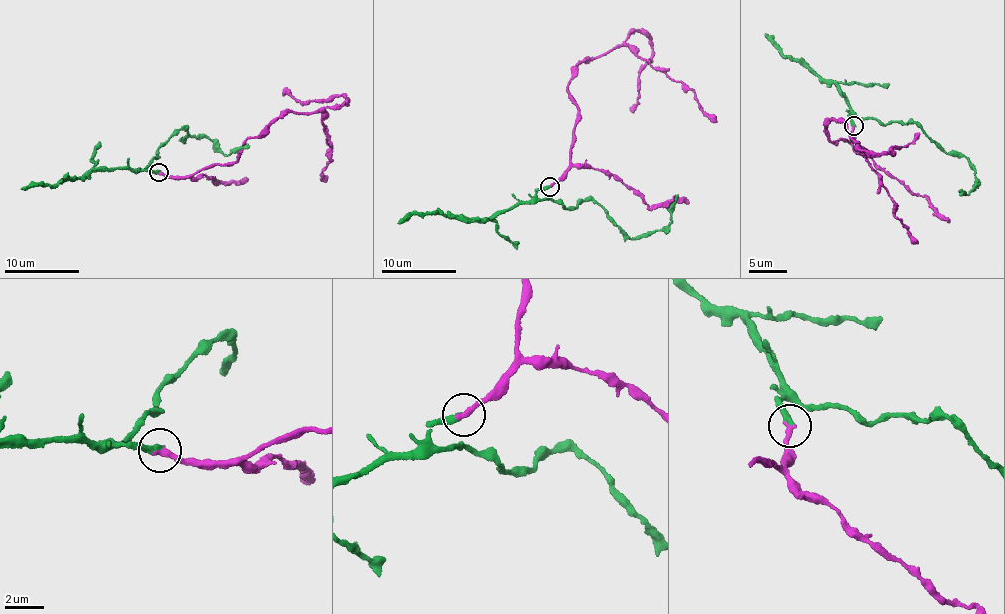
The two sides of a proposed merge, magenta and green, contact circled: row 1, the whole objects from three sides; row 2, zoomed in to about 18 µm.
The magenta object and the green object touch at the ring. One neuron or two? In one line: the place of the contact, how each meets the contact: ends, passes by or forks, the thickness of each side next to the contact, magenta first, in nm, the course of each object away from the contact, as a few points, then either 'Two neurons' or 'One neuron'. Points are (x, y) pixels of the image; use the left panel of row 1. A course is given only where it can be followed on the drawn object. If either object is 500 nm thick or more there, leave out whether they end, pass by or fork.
Place: (158, 172). At the ring magenta ends. At the ring green ends. Thickness 320 nm (magenta) against 360 nm. Course of magenta: (158, 172), (188, 177), (213, 165), (231, 164), (242, 144), (285, 113), (321, 111), (330, 146), (324, 180). Course of green: (158, 172), (142, 169), (157, 157), (160, 146), (185, 129), (184, 141), (203, 136), (224, 154), (250, 147). One neuron

